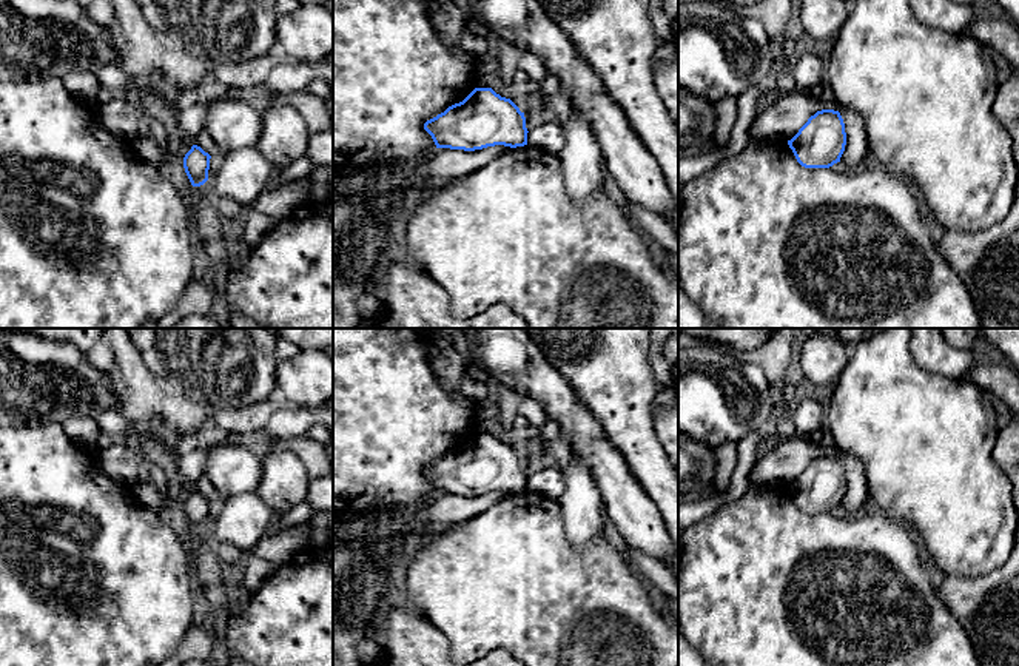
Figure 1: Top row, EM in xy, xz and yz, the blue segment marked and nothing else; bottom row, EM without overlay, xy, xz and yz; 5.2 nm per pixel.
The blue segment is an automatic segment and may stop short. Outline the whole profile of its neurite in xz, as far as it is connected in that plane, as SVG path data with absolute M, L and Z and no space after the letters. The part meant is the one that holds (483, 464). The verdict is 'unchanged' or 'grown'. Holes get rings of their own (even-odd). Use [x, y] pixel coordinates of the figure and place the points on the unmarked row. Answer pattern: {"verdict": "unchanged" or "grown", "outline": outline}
{"verdict": "unchanged", "outline": "M475 433L462 447L427 466L424 475L436 493L475 496L504 490L527 490L526 462L492 433Z"}

